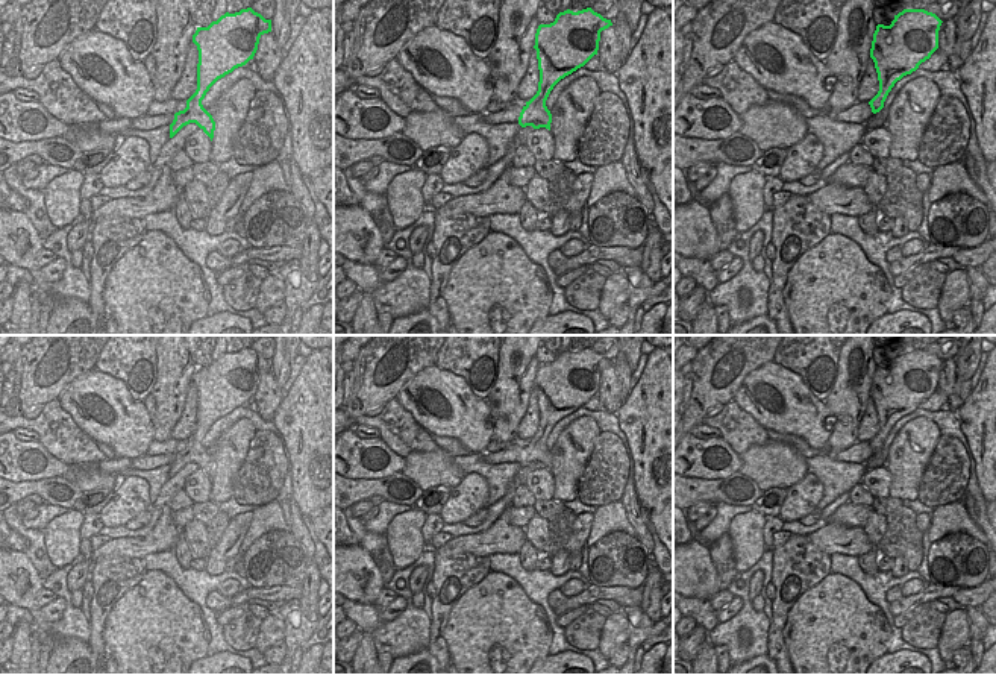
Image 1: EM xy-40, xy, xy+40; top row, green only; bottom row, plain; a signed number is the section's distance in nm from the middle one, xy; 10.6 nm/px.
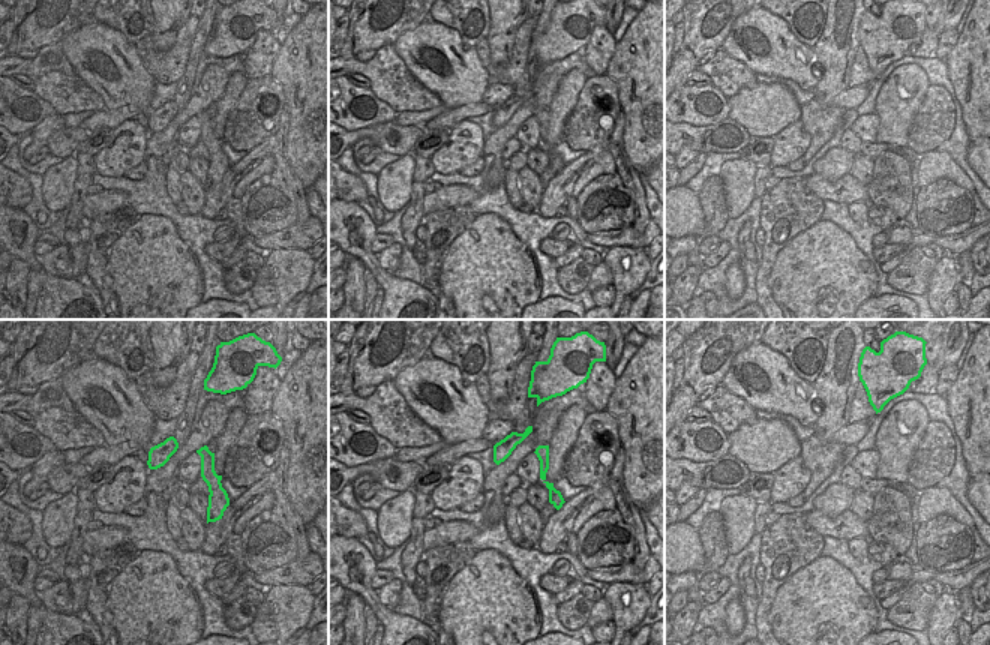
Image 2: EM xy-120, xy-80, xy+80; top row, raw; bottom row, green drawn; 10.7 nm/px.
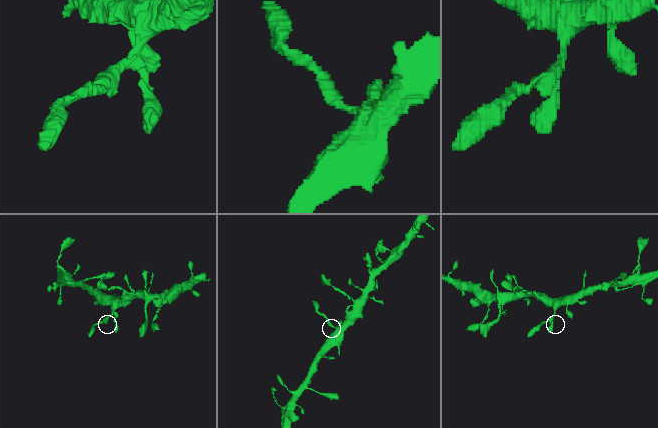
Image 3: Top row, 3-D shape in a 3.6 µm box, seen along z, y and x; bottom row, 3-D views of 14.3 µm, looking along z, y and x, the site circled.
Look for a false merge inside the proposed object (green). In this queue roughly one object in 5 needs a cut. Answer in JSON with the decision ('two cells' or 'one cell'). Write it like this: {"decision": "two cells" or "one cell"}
{"decision": "one cell"}

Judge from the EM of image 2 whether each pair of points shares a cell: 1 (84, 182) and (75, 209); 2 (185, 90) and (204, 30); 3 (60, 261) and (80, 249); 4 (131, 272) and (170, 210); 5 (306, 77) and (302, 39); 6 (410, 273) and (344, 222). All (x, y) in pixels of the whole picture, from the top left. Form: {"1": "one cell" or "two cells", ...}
{"1": "one cell", "2": "one cell", "3": "one cell", "4": "two cells", "5": "one cell", "6": "two cells"}

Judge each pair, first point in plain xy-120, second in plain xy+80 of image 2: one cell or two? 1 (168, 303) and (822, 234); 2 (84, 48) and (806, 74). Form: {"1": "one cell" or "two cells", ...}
{"1": "one cell", "2": "one cell"}

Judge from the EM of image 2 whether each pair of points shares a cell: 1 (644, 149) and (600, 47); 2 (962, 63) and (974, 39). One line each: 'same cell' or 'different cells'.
1: different cells
2: same cell

